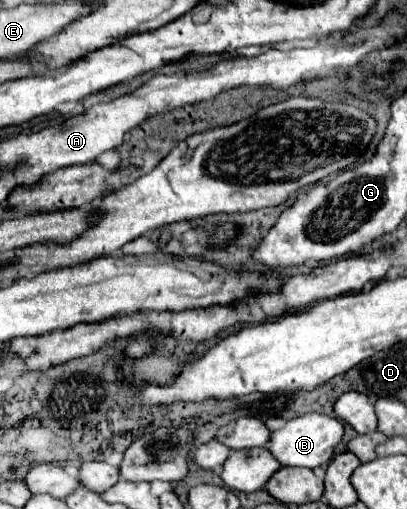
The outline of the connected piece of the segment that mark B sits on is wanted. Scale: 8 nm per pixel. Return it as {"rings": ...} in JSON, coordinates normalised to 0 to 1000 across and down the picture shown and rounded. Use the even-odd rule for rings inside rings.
{"rings":[[[747,813],[708,825],[698,841],[668,849],[658,884],[693,916],[776,919],[811,908],[811,900],[821,896],[821,880],[840,868],[840,857],[845,857],[845,833],[830,821],[801,813]]]}

